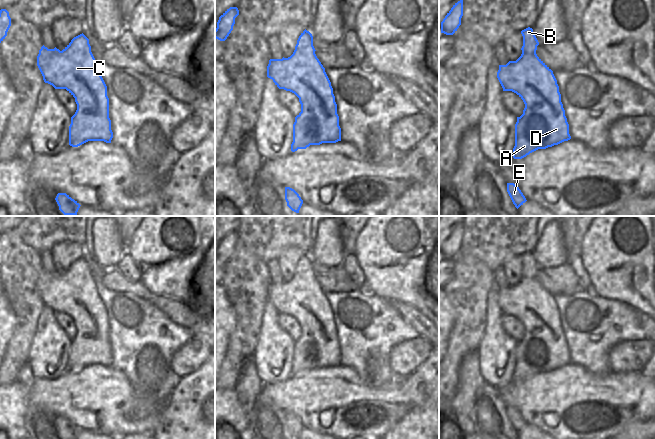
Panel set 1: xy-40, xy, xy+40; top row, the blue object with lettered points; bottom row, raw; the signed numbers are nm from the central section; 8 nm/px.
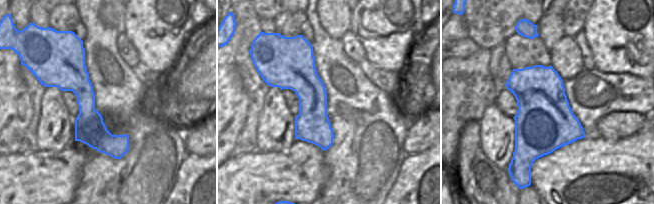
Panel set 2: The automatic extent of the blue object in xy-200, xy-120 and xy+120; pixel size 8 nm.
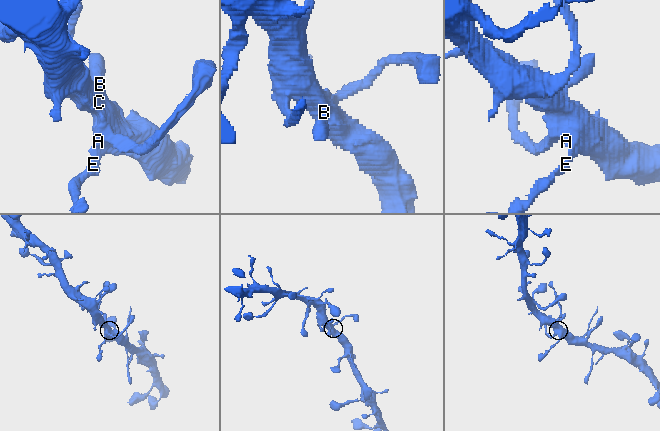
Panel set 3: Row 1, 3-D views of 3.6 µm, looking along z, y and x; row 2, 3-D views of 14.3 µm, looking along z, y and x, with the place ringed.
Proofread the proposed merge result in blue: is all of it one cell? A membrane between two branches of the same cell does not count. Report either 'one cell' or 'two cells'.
one cell

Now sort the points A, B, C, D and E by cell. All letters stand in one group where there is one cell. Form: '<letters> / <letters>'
A B C D E

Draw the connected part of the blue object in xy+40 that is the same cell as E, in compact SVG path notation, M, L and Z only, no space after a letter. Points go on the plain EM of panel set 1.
M507 407L507 416L517 433L527 425L519 411L514 407Z

